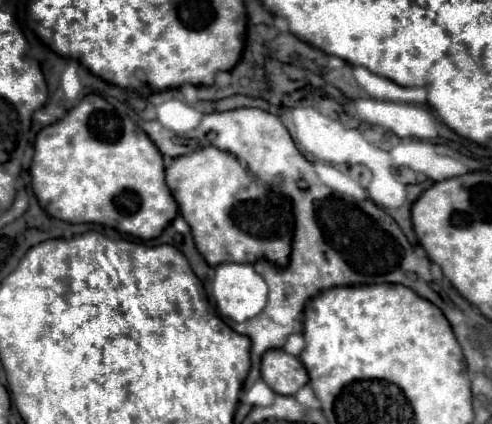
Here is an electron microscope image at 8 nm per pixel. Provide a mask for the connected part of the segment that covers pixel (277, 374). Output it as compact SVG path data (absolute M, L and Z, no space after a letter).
M269 349L261 359L261 379L279 395L295 395L309 377L299 357L283 349Z

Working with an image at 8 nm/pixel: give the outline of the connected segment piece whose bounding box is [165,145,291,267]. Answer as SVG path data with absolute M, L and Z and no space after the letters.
M201 147L189 155L175 157L165 173L167 185L175 195L183 219L189 223L195 245L205 261L215 267L219 263L255 263L257 259L269 259L275 267L287 267L291 255L291 239L285 245L277 245L275 239L259 239L241 231L231 211L235 205L251 199L261 199L269 195L269 189L259 185L257 179L247 171L235 155L227 151L217 151L217 147Z

